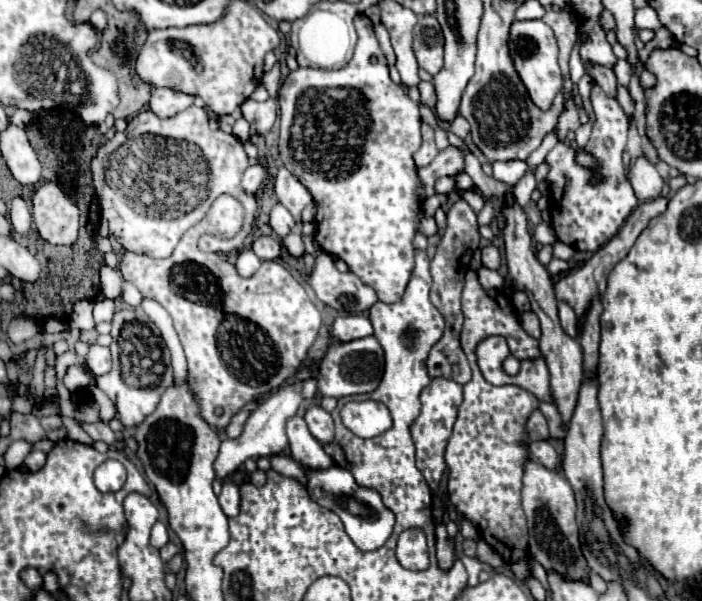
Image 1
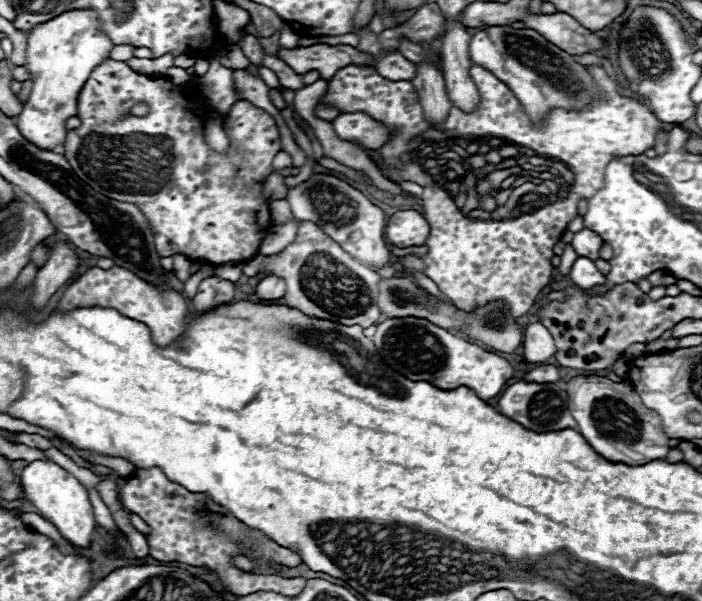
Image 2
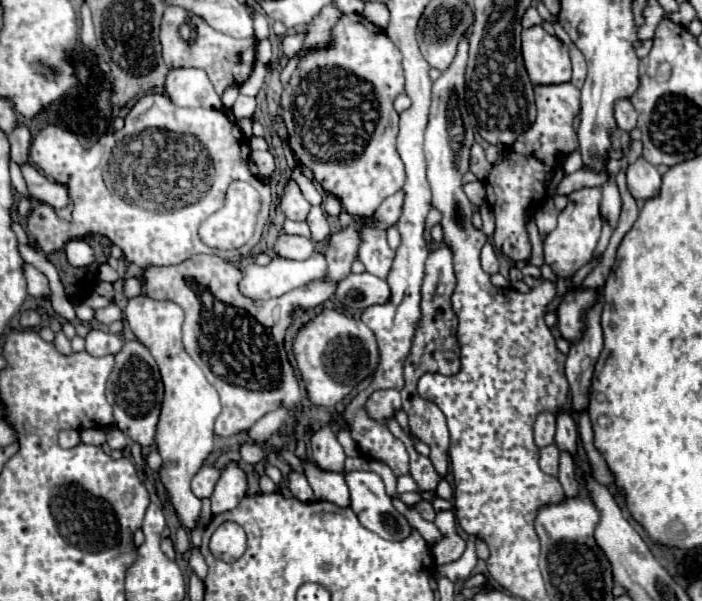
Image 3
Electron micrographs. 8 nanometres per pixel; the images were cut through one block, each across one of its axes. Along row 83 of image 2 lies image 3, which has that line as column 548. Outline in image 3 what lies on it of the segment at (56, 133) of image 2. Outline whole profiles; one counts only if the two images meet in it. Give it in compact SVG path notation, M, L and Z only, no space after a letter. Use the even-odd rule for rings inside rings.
M542 26L522 30L522 56L534 86L564 84L572 78L568 48Z

